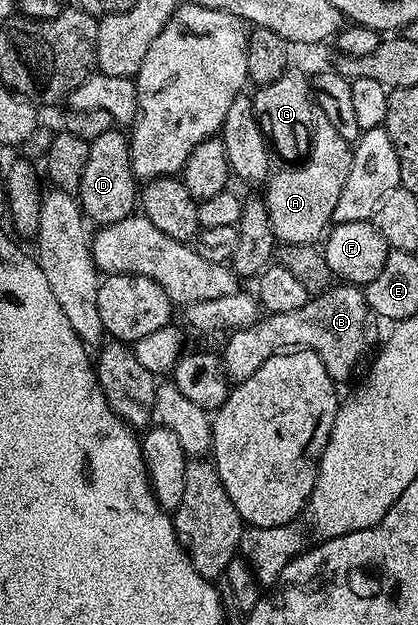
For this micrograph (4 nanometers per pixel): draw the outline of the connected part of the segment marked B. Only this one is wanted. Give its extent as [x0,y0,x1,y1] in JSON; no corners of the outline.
[221,285,380,384]

